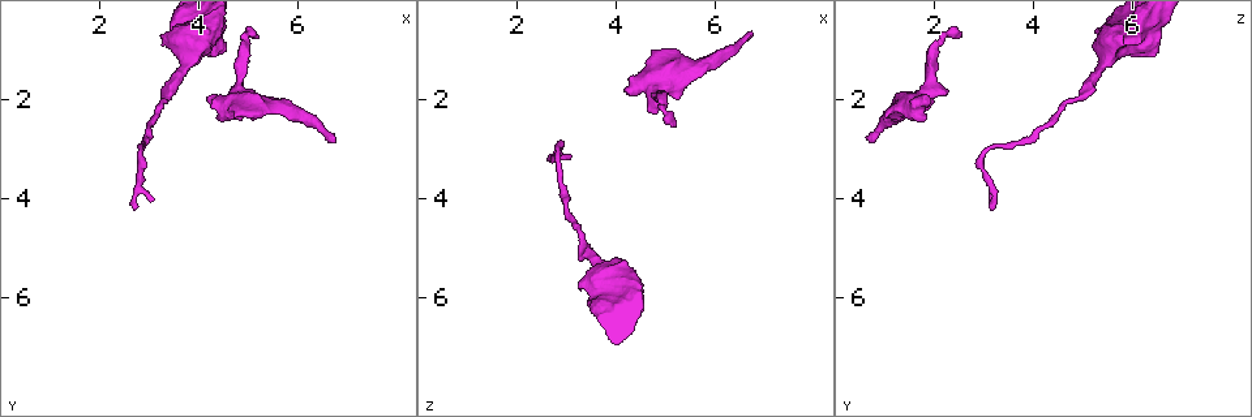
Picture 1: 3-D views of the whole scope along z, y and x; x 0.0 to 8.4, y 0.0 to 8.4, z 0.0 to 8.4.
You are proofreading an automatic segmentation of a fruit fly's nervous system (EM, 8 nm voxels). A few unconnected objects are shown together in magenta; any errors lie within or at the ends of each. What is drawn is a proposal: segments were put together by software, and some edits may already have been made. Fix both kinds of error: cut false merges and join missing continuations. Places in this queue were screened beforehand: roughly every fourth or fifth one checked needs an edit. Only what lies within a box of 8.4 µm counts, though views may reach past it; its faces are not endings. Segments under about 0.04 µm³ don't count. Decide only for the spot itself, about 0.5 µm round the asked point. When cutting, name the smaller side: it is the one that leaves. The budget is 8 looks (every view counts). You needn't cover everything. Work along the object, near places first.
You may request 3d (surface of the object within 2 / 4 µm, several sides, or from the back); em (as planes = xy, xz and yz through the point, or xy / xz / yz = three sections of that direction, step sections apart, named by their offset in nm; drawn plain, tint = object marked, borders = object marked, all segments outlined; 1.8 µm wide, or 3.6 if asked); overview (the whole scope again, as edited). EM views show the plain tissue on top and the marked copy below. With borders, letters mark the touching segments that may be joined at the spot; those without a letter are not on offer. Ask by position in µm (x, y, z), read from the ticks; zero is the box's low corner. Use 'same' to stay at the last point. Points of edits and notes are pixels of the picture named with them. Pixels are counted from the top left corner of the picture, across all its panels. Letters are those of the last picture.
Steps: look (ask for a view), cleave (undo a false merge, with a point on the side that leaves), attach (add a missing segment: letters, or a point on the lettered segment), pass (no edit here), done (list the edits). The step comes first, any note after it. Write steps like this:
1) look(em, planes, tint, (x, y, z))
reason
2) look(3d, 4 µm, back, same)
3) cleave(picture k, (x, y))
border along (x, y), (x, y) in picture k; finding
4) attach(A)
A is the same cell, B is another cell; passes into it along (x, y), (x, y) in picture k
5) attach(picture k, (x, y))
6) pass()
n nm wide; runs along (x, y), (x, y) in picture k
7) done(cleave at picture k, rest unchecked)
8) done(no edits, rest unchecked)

look(3d, 4 µm, back, (3.35, 0.85, 5.85))
free end

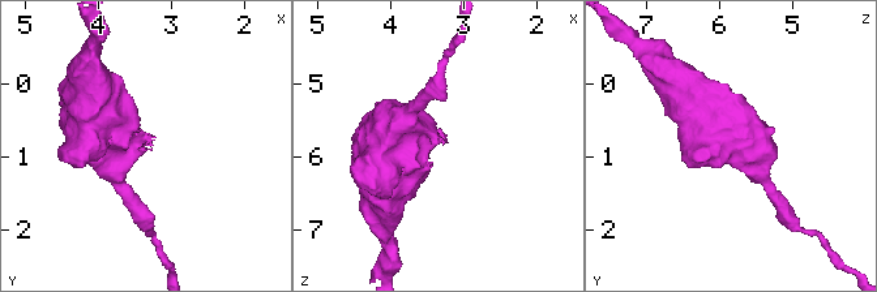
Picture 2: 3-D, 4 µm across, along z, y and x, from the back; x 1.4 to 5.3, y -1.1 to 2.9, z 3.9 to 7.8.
look(em, 3.6 µm, planes, borders, (3.30, 0.85, 5.80))

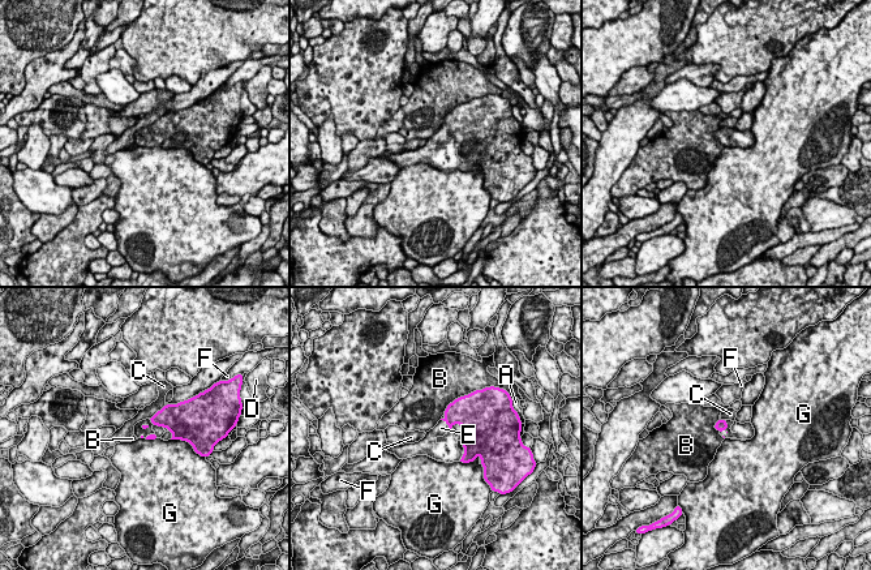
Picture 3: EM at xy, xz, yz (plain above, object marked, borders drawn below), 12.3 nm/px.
attach(E)
E is the same cell, A, B, C, D, F and G are other cells; the cell continues

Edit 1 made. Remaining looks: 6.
look(overview)
redraw

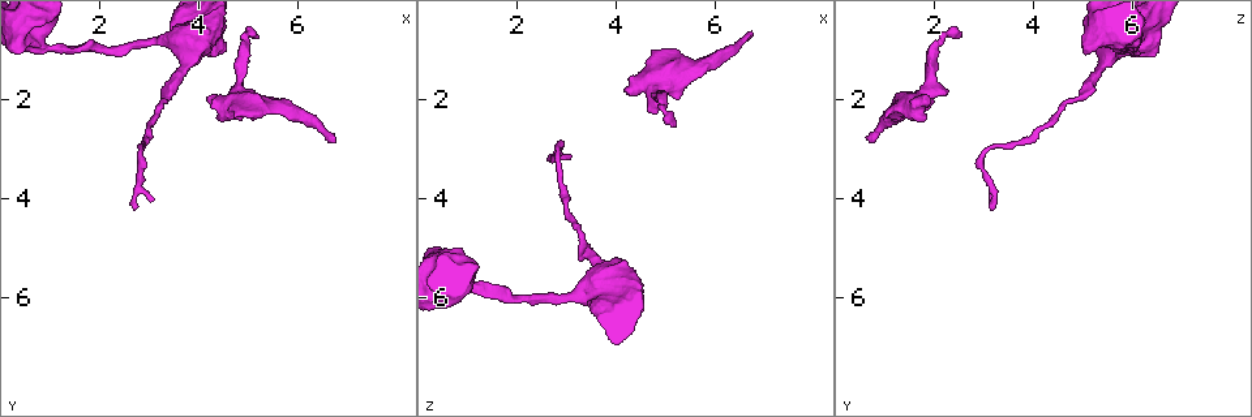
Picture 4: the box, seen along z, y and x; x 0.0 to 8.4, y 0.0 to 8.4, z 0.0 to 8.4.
look(3d, 2 µm, (5.20, 0.75, 2.55))
free end

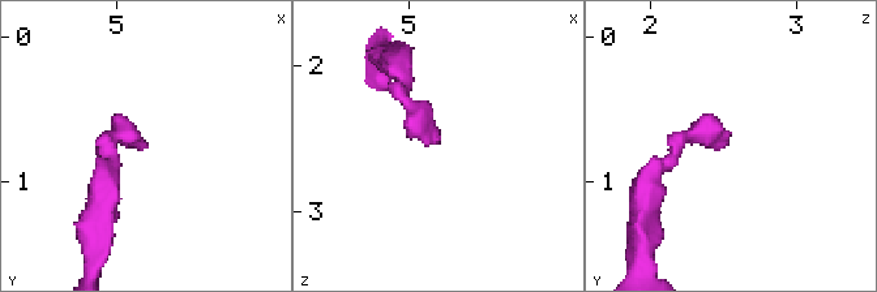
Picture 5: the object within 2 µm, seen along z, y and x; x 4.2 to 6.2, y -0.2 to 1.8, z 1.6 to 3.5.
look(em, xy, step 8, borders, (5.20, 0.74, 2.54))

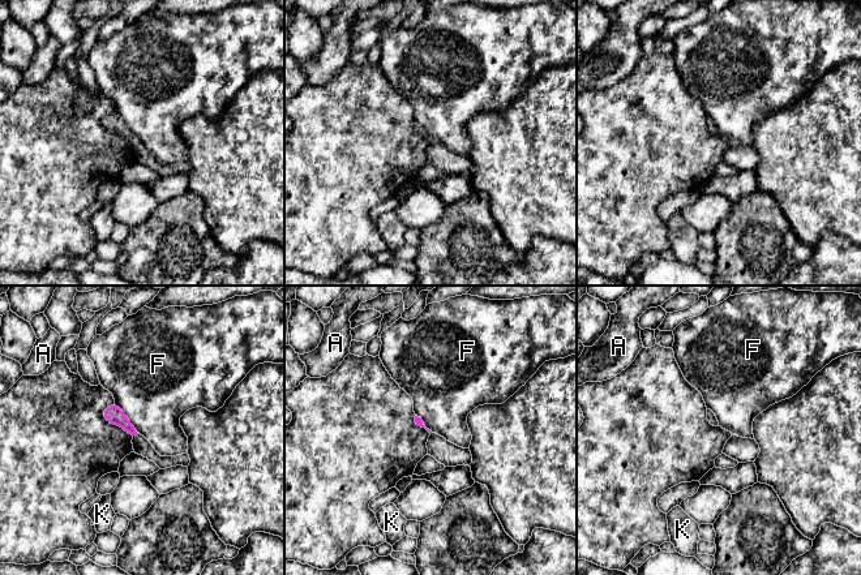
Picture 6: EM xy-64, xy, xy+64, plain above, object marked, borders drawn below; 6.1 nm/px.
look(em, planes, borders, same)
another direction

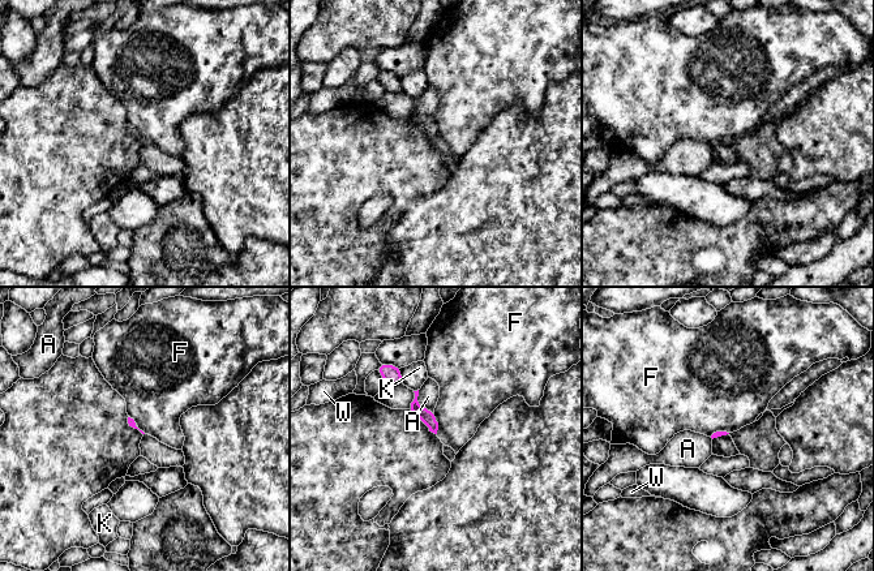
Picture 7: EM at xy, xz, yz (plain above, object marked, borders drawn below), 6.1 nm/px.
pass()
A, F, K and W are other cells; none of them fits

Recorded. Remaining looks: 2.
look(3d, 4 µm, (2.70, 4.20, 3.20))
end of a long branch

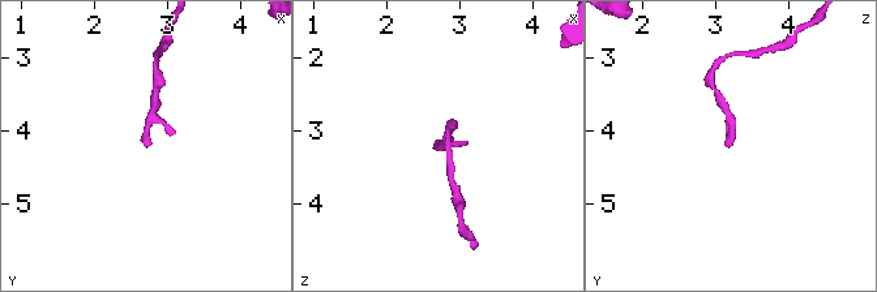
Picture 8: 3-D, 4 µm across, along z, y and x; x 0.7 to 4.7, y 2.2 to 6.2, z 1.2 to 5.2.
look(em, planes, borders, (2.75, 4.20, 3.10))
now the EM

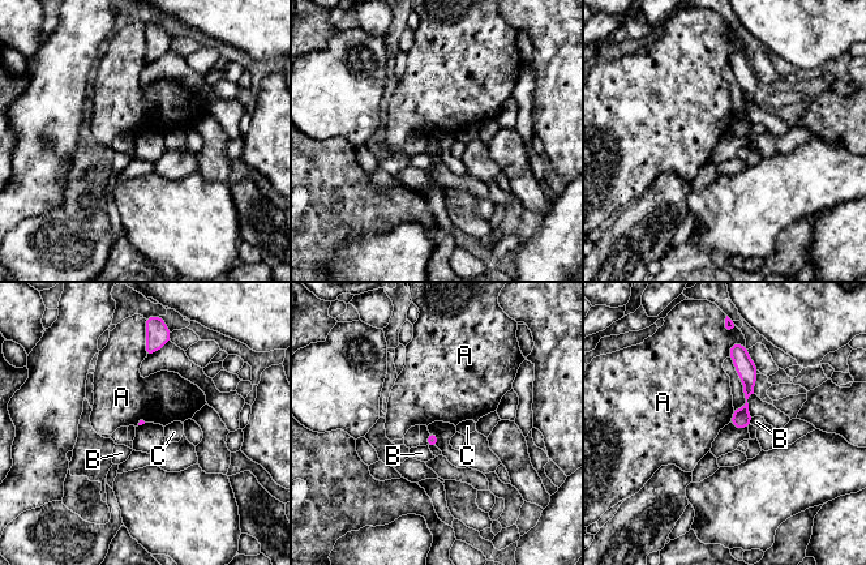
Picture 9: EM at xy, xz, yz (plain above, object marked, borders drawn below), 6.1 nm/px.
pass()
A, B and C are other cells; border along (745, 346), (732, 343), (728, 355) in picture 9; none of them fits

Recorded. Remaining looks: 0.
done(attach at picture 3, rest unchecked)

